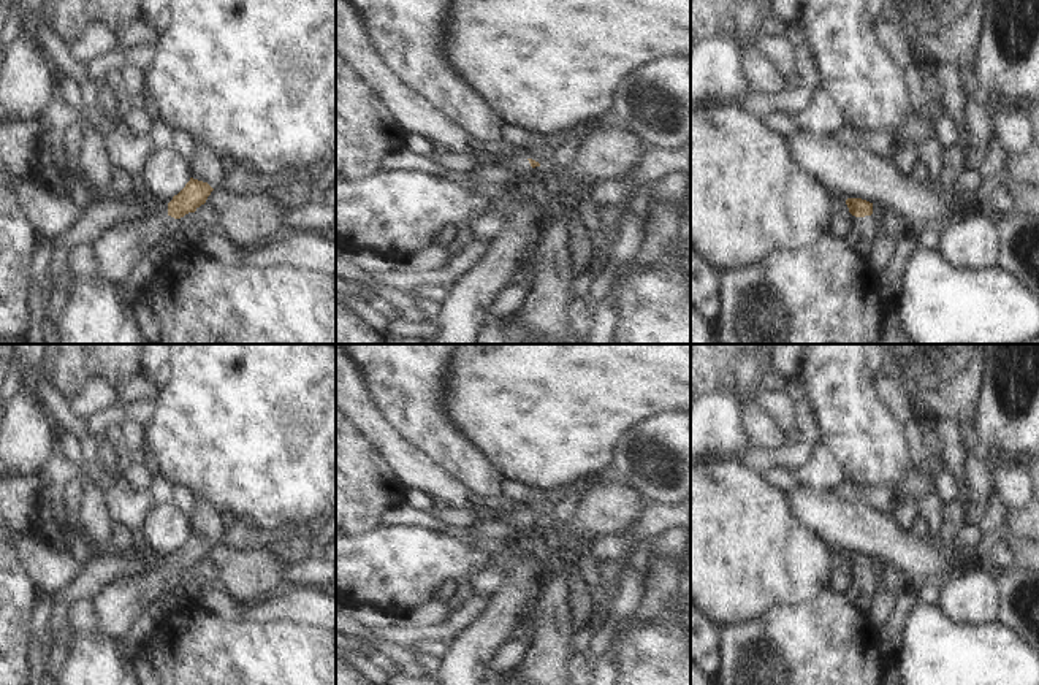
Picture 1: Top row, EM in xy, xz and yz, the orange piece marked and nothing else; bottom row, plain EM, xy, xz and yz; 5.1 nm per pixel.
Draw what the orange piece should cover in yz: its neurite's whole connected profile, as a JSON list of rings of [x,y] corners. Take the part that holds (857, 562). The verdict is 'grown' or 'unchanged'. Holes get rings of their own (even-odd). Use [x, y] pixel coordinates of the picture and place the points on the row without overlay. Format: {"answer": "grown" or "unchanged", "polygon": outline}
{"answer": "grown", "polygon": [[[847,553],[849,568],[858,574],[857,591],[873,596],[882,585],[882,576],[873,569],[873,558],[862,553]]]}

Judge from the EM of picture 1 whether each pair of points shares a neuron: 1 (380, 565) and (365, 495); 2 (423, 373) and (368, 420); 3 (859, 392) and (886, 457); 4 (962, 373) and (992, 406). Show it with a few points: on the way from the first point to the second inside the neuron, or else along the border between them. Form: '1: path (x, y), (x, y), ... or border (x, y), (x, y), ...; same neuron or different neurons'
1: border (379, 525), (352, 538); different neurons
2: border (361, 379), (379, 416), (403, 440); different neurons
3: path (859, 408), (859, 430), (870, 441); same neuron
4: border (987, 360), (979, 405), (973, 417); different neurons

